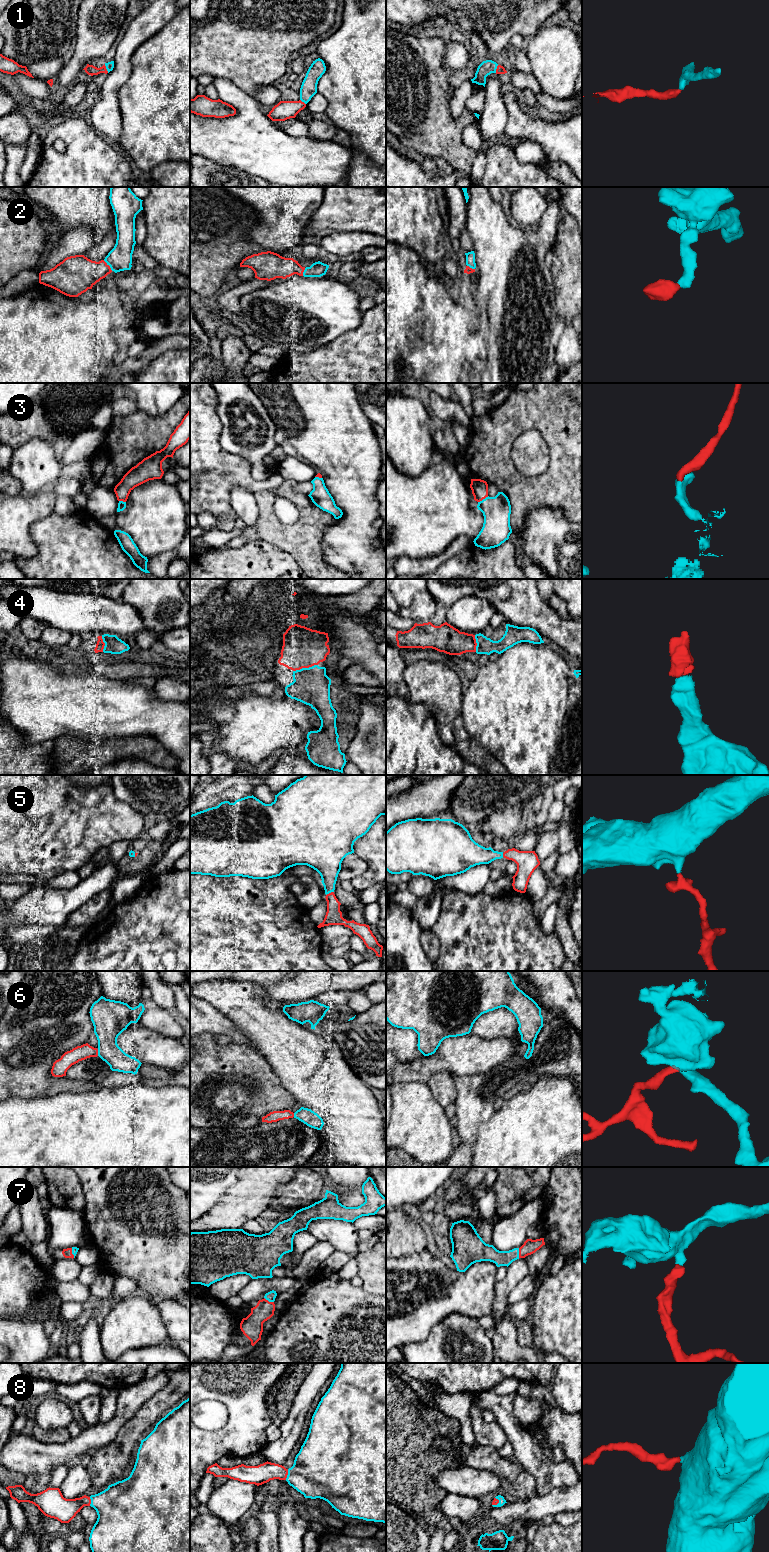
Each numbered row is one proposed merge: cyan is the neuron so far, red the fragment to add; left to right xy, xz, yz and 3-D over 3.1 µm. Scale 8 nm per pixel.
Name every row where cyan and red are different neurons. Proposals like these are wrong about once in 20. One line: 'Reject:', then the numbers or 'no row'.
Reject: no row

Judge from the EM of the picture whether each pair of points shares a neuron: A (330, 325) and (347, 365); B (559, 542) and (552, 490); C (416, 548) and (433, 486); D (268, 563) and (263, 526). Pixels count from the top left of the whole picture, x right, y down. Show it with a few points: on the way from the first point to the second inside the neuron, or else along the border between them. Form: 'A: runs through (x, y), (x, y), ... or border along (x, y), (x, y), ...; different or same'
A: border along (357, 327), (342, 333), (324, 345); different
B: border along (532, 510), (538, 507), (559, 508), (571, 522); different
C: runs through (416, 533), (416, 520), (433, 501); same
D: border along (258, 538), (278, 546), (286, 553); different

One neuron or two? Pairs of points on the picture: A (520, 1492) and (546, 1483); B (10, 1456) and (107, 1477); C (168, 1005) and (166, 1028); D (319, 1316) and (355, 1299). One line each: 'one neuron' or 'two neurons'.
A: two neurons
B: two neurons
C: two neurons
D: one neuron

